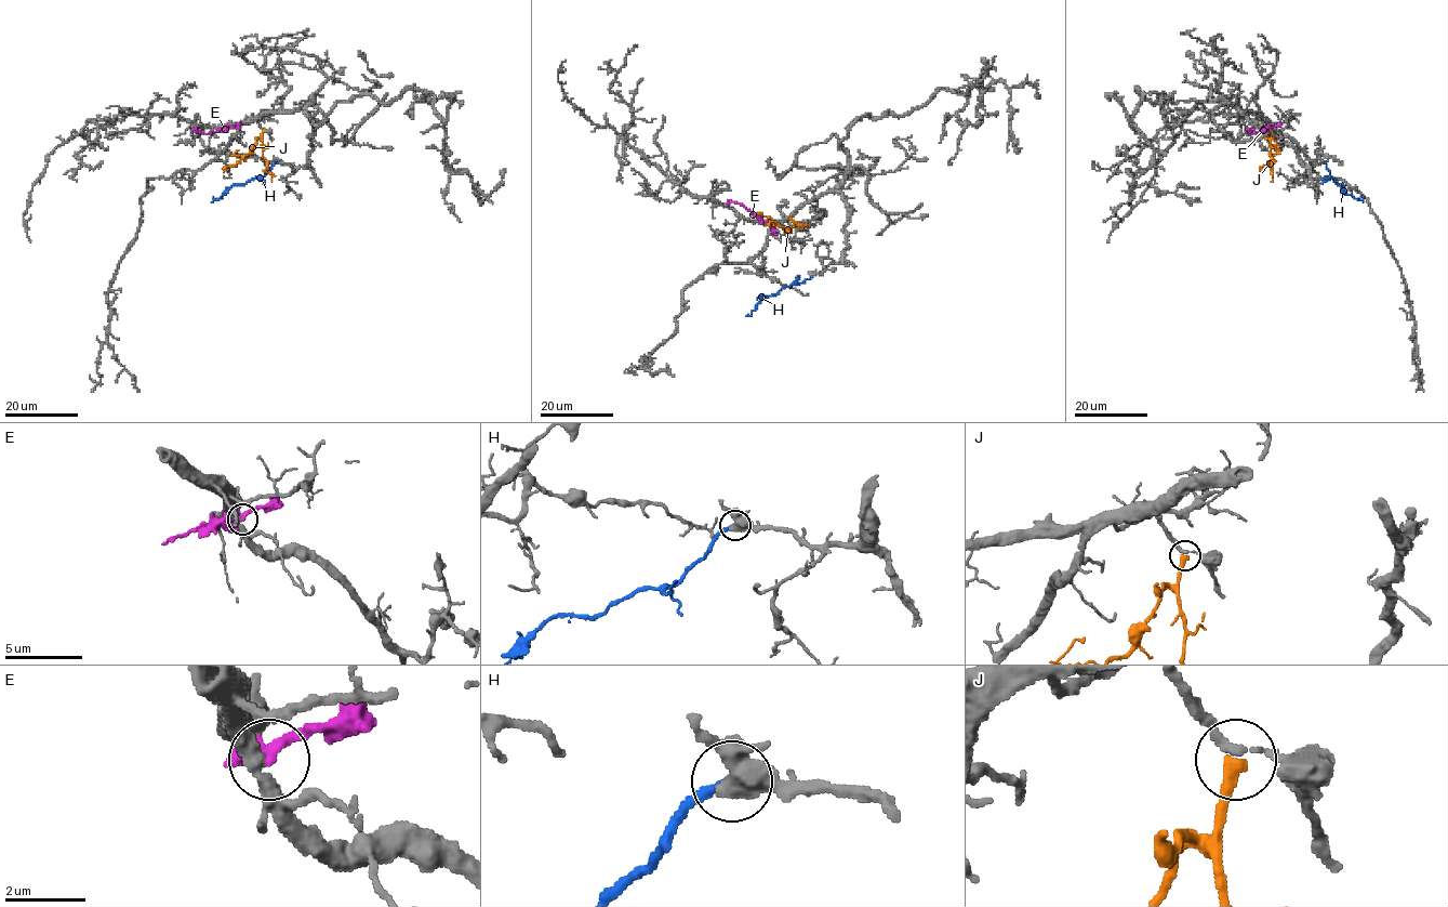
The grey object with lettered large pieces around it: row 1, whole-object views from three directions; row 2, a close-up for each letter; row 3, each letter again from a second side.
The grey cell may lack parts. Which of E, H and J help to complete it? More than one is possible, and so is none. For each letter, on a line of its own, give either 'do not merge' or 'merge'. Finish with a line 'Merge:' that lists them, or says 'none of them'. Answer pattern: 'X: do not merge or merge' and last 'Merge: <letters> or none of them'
E: do not merge
H: merge
J: merge
Merge: H, J

